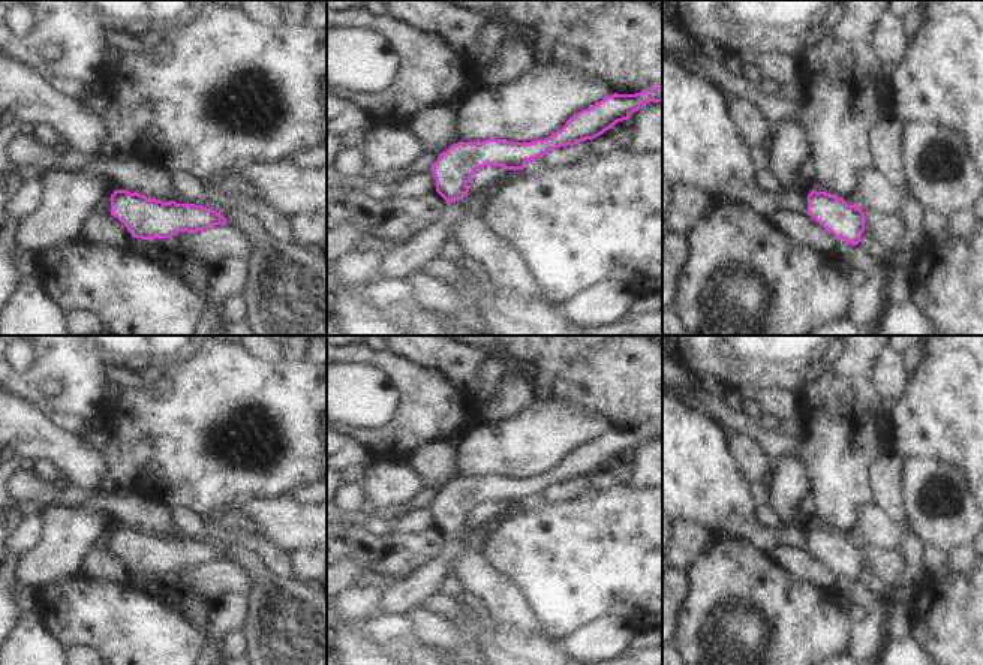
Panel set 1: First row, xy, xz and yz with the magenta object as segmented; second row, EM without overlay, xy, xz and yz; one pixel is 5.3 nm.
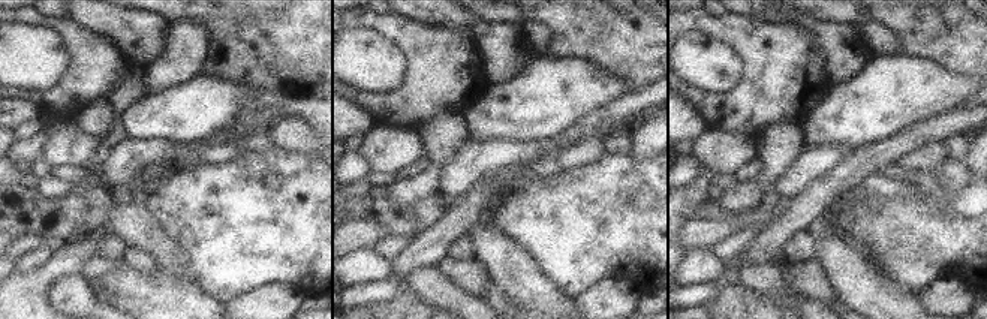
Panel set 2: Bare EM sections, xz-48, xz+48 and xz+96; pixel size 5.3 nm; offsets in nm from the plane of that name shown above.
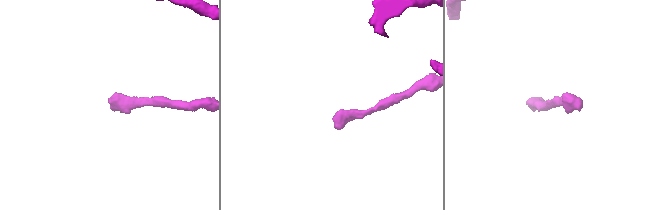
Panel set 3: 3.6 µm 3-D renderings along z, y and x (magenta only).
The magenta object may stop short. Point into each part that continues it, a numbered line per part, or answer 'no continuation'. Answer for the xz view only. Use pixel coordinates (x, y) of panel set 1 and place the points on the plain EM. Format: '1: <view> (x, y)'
no continuation

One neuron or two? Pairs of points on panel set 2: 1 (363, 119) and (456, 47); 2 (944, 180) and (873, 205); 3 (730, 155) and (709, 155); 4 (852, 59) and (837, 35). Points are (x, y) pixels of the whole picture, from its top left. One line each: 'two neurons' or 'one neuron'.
1: two neurons
2: one neuron
3: one neuron
4: one neuron

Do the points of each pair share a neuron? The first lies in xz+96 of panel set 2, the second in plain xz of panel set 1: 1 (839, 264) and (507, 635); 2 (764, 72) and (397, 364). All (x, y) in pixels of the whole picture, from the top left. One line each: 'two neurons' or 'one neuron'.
1: two neurons
2: one neuron

